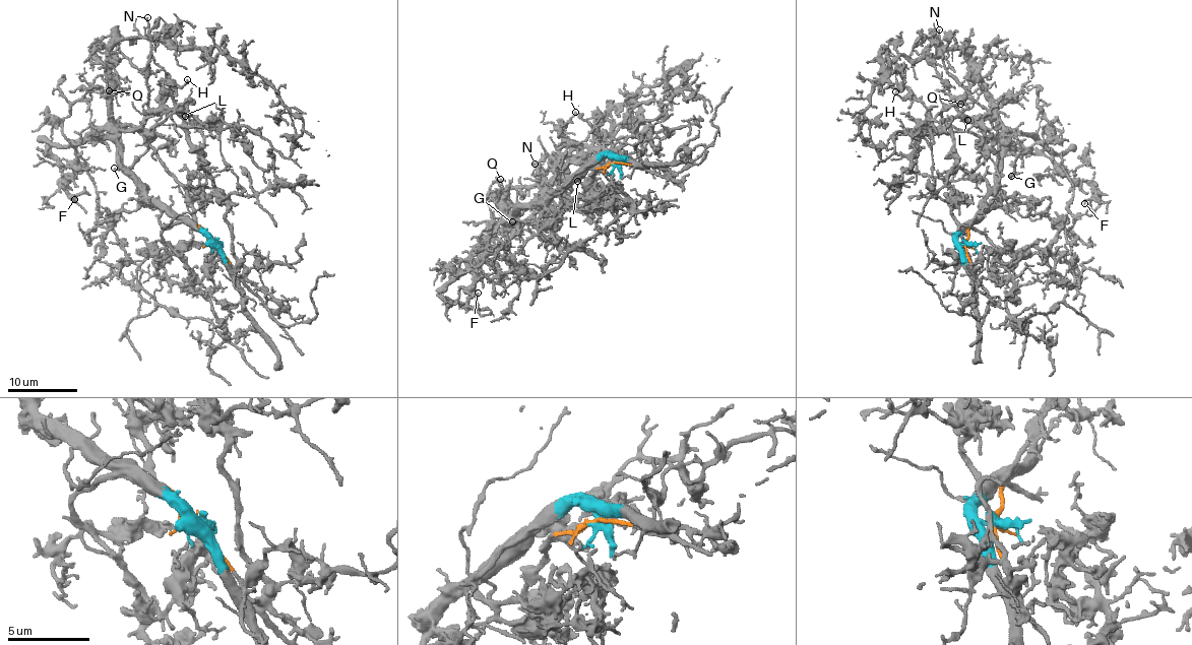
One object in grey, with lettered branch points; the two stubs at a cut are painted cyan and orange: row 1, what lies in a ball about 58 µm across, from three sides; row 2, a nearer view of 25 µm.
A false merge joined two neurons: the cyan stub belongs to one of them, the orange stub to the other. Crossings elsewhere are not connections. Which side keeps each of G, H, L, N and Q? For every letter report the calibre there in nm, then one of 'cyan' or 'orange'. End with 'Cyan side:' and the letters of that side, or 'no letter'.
G: calibre 200 nm; orange
H: calibre 170 nm; cyan
L: calibre 180 nm; cyan
N: calibre 160 nm; orange
Q: calibre 180 nm; cyan
Cyan side: H, L, Q

